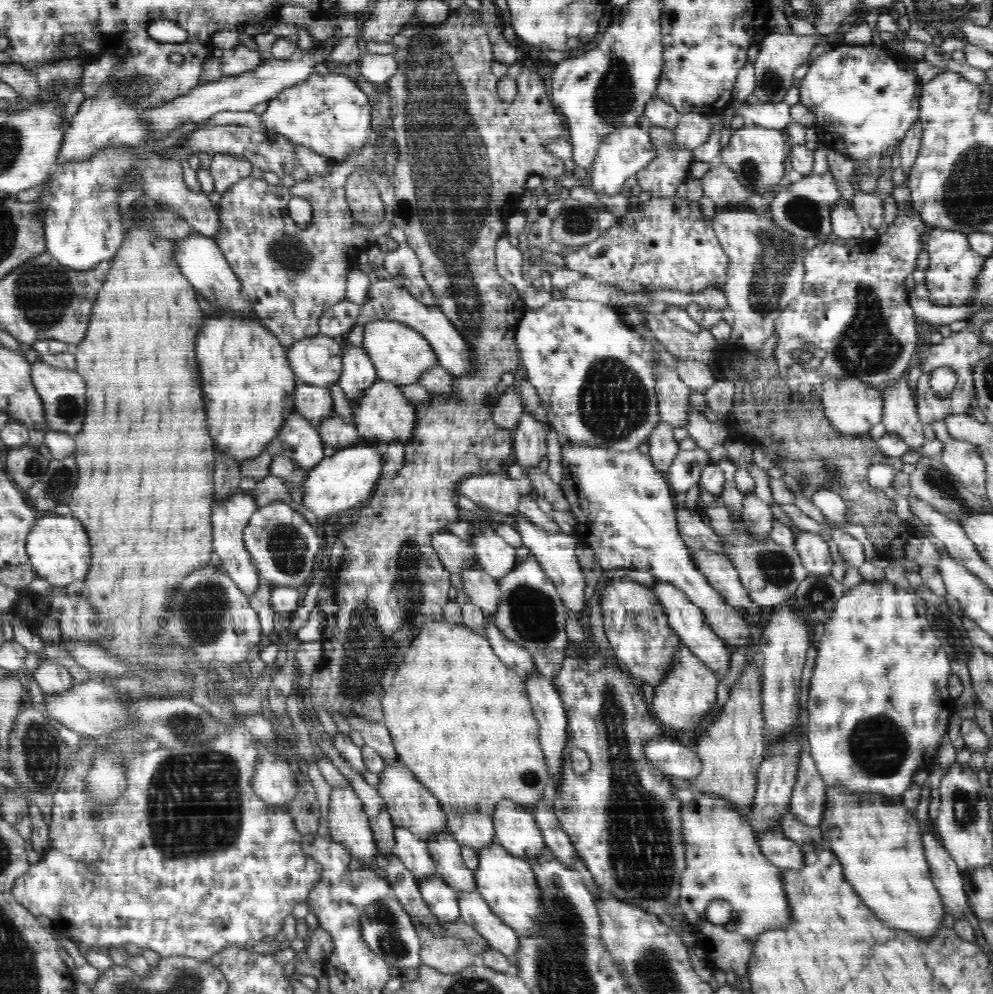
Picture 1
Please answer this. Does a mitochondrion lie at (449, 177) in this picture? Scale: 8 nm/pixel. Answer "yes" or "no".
yes

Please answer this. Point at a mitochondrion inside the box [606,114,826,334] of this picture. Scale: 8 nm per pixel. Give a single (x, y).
(778, 253)

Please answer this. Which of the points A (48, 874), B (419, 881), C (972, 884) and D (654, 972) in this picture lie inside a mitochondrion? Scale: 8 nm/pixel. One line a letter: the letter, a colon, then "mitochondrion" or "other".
A: other
B: other
C: mitochondrion
D: mitochondrion

